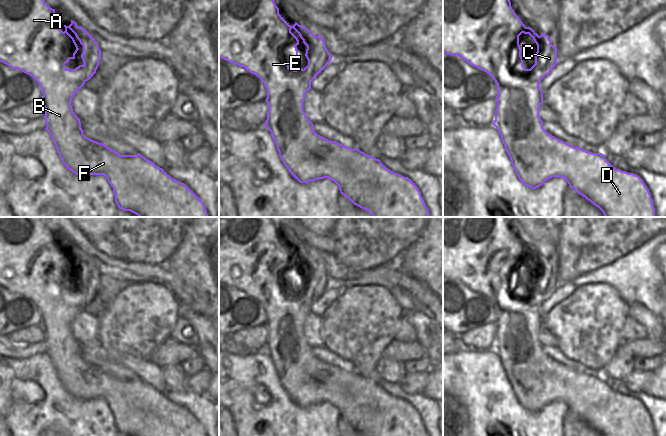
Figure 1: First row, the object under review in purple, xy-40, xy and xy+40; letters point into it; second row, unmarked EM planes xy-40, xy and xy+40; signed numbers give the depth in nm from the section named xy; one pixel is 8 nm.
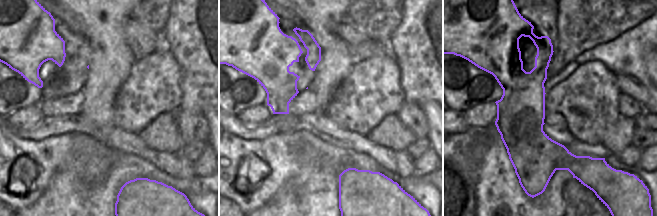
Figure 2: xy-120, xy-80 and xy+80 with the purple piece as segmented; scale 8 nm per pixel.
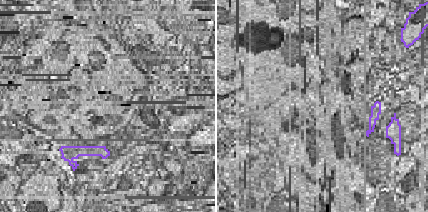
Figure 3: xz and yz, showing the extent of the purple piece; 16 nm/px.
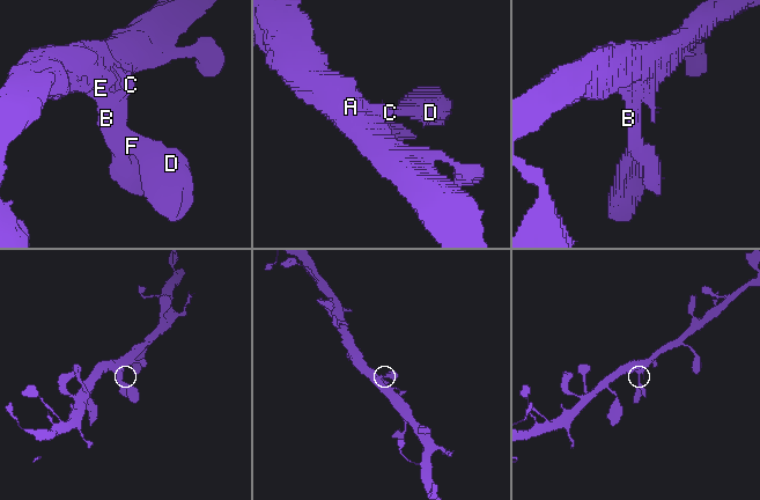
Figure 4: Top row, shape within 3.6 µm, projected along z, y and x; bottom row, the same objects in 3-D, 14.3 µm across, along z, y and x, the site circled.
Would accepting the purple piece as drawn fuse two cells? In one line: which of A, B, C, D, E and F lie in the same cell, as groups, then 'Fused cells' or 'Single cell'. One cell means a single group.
Groups: A B C D E F. Single cell.

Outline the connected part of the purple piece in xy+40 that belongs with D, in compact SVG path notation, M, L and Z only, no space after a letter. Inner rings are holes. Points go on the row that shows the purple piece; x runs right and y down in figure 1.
M443 0L443 53L458 55L470 65L488 73L497 84L497 108L493 125L497 128L511 164L524 185L536 189L552 177L562 177L570 188L598 207L605 217L655 217L651 194L638 175L616 169L604 154L574 147L550 135L543 128L543 121L539 116L543 92L539 84L558 63L557 47L551 44L548 35L542 33L539 36L532 28L523 24L512 9L510 0ZM522 33L529 34L537 45L535 64L530 69L523 66L519 45L519 36Z

